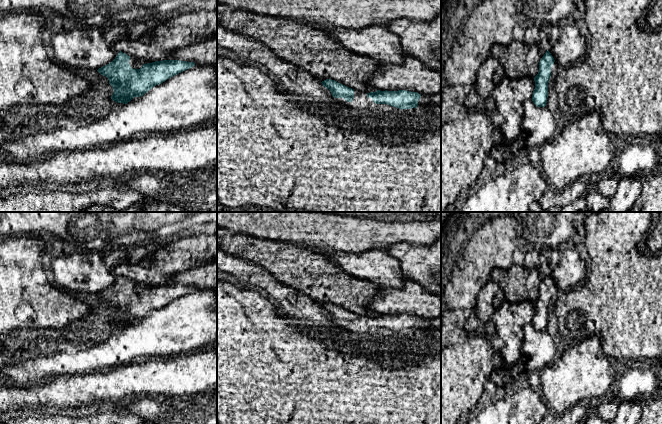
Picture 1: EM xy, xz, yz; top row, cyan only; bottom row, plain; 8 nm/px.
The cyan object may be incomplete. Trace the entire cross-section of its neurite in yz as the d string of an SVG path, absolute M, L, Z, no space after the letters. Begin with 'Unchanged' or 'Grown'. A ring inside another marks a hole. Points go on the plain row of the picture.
Grown. M547 274L539 286L539 296L534 301L535 313L532 319L532 325L537 331L544 331L548 321L548 307L551 298L557 298L559 288L554 284L551 277Z

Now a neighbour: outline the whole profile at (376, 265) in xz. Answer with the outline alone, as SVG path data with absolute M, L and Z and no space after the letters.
M320 249L316 252L323 254L344 272L357 278L391 288L402 288L404 285L405 276L400 260L383 249L369 249L357 254L337 251L324 253Z

